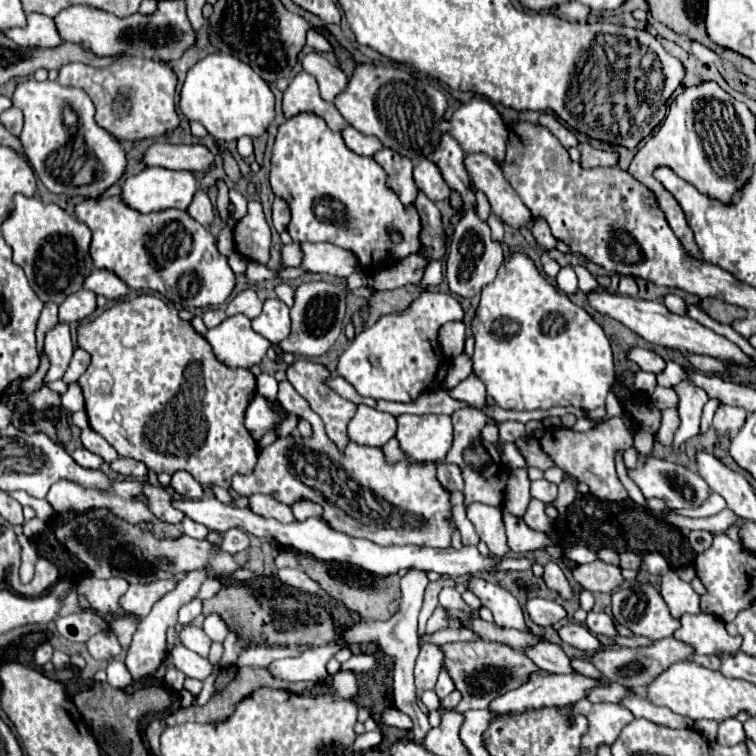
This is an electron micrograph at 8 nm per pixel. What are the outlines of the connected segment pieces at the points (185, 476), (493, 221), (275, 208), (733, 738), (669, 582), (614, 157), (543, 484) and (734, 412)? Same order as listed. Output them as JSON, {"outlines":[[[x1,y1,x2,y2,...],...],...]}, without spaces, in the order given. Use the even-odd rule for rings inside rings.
{"outlines":[[[176,472,172,476,172,488,182,494,188,496,192,500,200,500,202,498,202,486,188,474,188,472]],[[490,214,488,216,488,226,490,226,490,230,492,230,492,236,494,236,494,240,502,240,502,236,504,236,504,224,502,224,502,220,496,216,496,214]],[[276,198,272,202,272,224,274,224,274,228,278,232,282,232,282,230,286,230,288,222,290,222,290,208,282,198]],[[730,718,730,720,724,720,718,728,718,744,722,746,734,746,734,744,740,744,746,740,746,734,744,734,744,728,742,728,742,722,736,720,736,718]],[[666,572,662,576,660,594,664,602,670,608,670,614,674,618,680,618,682,614,698,614,700,610,700,596,692,590,692,586,678,578,676,572]],[[580,144,580,164,582,168,606,168,606,166,614,166,618,162,618,154,616,152,606,152,606,150,596,150,590,144]],[[536,480,530,486,530,494,532,494,532,498,536,498,540,502,550,504,550,502,554,502,558,498,558,486,550,484,548,480]],[[718,406,716,414,714,414,714,430,720,434,730,434,742,428,746,418,746,412,742,408,736,406]]]}

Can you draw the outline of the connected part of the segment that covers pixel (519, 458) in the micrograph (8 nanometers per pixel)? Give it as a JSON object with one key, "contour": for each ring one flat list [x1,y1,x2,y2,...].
{"contour":[[504,442,504,444,502,444,500,460,502,460,502,464,506,464,506,466,512,468,512,470,516,470,516,468,524,468,524,466,526,466,524,456,520,454,520,450,518,450,518,446,516,446,514,442]]}

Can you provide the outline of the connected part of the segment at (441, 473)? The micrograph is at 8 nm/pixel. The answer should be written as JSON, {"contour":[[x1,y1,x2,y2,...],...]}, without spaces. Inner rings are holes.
{"contour":[[438,464,438,482,442,484,444,490,448,492,456,492,456,490,462,490,464,488,464,480,462,480,462,474,460,474,460,468,456,464]]}

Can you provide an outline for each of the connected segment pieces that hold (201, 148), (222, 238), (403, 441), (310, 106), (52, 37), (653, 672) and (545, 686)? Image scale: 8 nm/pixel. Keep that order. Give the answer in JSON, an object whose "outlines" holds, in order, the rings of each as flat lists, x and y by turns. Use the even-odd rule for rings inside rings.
{"outlines":[[[152,144,144,162,146,166,162,166,168,170,206,172,214,162,214,154,204,144]],[[224,228,218,236,218,250,226,256,230,256,234,252,234,236,232,236,232,230,230,228]],[[402,414,396,418,396,440,400,450,418,462,434,460,442,462,452,444,450,416]],[[300,72,284,92,284,116,292,118,302,112,320,116,334,132,342,132,348,126,338,108,320,98,318,82,308,72]],[[30,14,26,28,12,28,6,36,24,48,56,48,62,44,54,18,46,14]],[[662,638,656,640,648,648,612,648,612,650,598,650,592,656,592,664,610,680,618,682,628,688,646,688,650,682,654,682,664,670,668,670,672,664,686,662,694,654,694,648,682,640,676,638]],[[536,670,530,674,528,682,524,682,520,688,510,690,498,698,494,698,488,706,488,710,494,716,502,716,502,714,514,714,514,712,524,712,526,708,544,708,544,706,564,706,564,704,574,704,582,698,586,698,586,694,592,688,600,688,602,680,596,678,588,678,584,674,572,672,572,674,552,674,546,670]]]}

